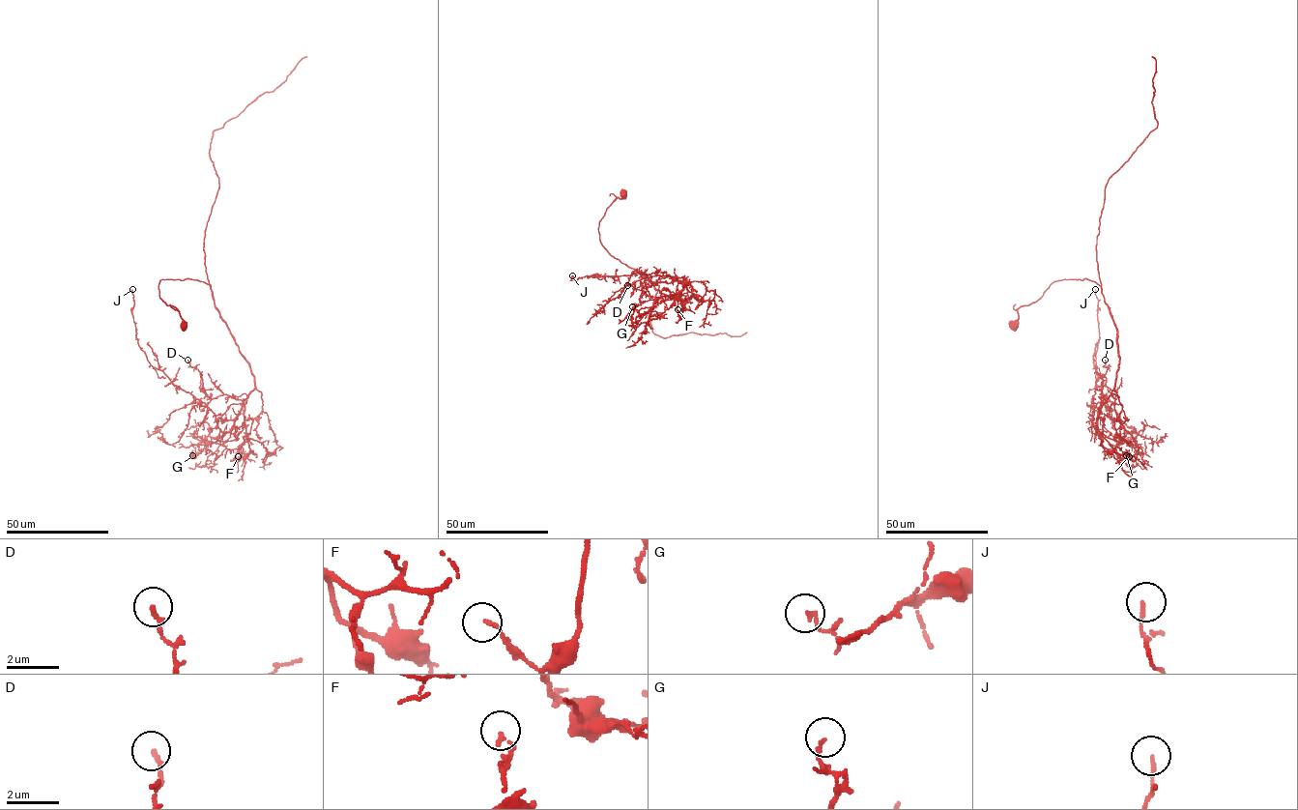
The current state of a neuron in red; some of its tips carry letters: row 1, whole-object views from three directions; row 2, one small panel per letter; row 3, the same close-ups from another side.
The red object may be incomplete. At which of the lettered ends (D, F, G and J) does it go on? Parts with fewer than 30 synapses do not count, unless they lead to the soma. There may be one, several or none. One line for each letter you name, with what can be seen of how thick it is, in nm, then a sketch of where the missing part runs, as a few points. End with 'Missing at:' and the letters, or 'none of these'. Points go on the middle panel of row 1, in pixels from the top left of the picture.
Missing at: none of these

